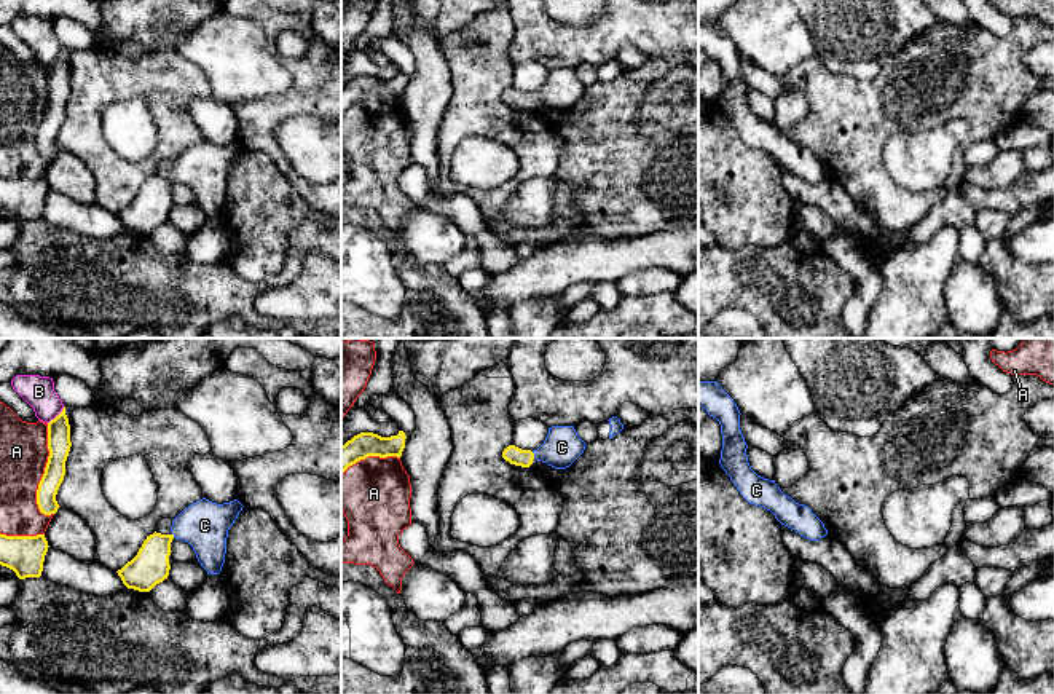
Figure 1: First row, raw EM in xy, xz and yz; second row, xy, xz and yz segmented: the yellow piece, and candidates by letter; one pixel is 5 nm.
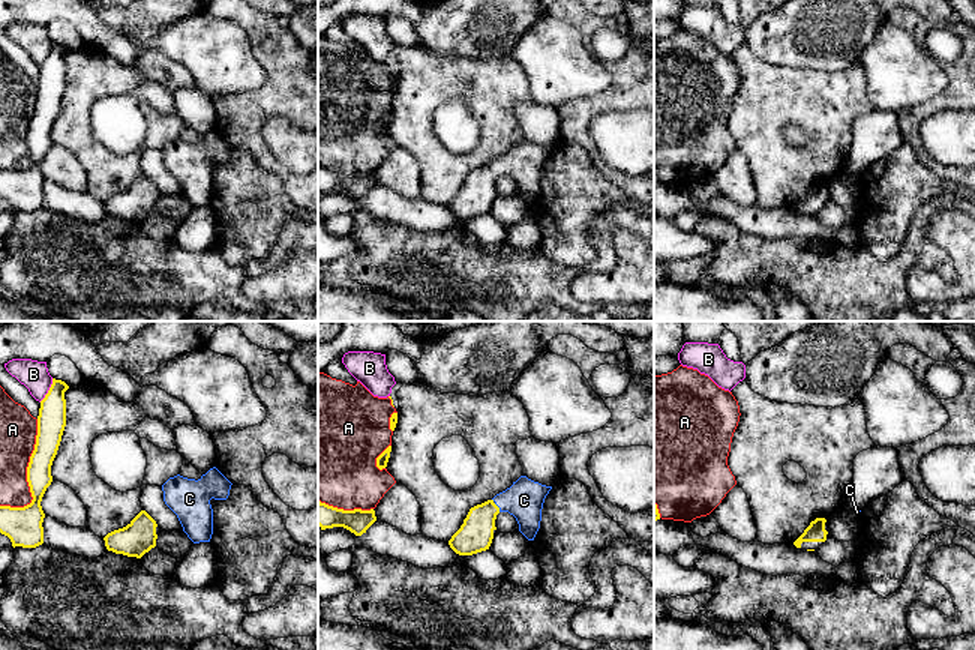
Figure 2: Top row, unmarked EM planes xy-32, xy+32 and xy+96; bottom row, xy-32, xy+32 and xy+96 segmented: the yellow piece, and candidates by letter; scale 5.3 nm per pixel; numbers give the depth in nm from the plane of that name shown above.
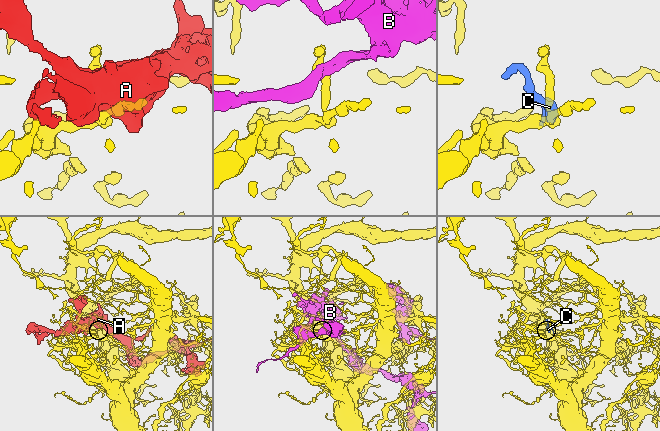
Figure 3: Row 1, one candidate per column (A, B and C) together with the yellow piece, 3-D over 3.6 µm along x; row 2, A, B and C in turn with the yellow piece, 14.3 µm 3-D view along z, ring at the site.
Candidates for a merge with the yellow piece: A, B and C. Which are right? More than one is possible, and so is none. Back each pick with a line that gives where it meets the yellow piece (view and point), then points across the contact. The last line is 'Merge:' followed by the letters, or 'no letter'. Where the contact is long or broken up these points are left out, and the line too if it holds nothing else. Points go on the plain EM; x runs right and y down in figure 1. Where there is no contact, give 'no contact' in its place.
C: contact xz (533, 98); way xz (514, 98), (533, 98), (555, 94), (562, 90)
Merge: C

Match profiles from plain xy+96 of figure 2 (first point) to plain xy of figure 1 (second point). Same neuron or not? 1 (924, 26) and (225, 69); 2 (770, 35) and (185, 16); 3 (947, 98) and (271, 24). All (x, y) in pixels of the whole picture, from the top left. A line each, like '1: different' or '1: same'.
1: different
2: same
3: same

